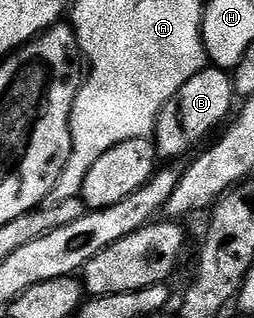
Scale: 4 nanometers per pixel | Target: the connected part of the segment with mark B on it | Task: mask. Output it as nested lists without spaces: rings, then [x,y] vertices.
[[[214,66],[202,68],[200,72],[193,74],[193,78],[189,78],[189,82],[185,82],[185,86],[181,86],[181,90],[177,90],[175,97],[163,107],[153,133],[156,153],[162,159],[164,156],[167,159],[164,161],[167,162],[175,162],[171,160],[177,159],[178,156],[190,157],[200,147],[198,144],[214,128],[222,129],[228,123],[236,107],[235,103],[237,104],[237,97],[232,73]]]

